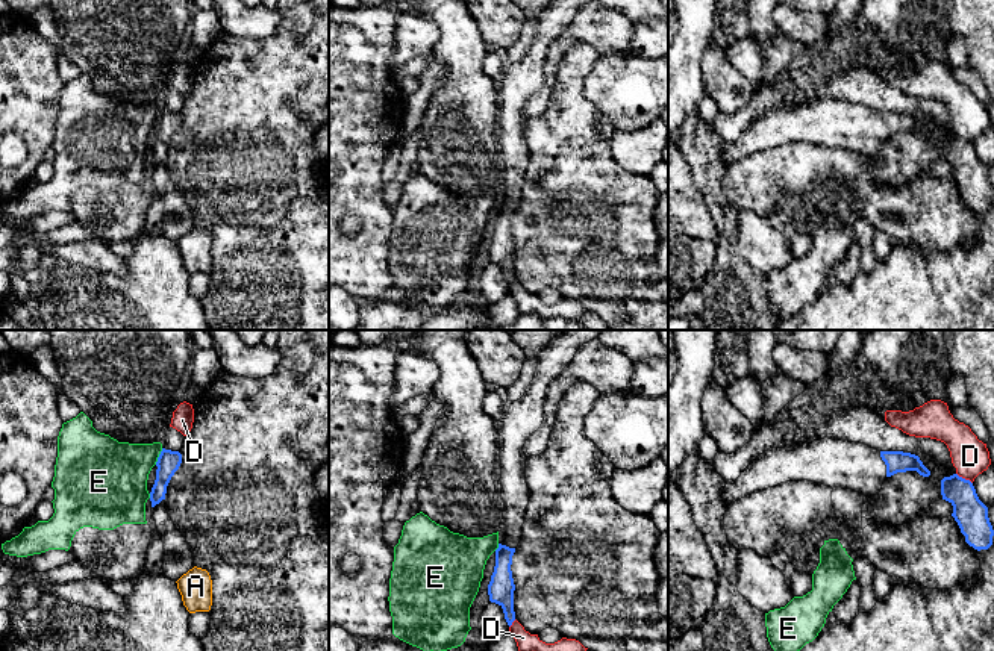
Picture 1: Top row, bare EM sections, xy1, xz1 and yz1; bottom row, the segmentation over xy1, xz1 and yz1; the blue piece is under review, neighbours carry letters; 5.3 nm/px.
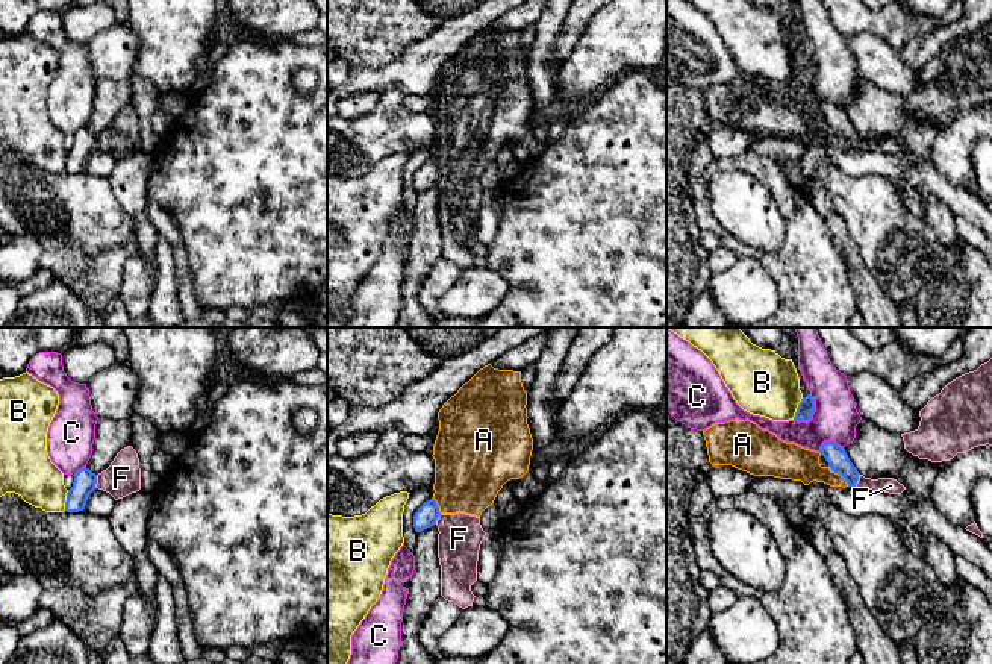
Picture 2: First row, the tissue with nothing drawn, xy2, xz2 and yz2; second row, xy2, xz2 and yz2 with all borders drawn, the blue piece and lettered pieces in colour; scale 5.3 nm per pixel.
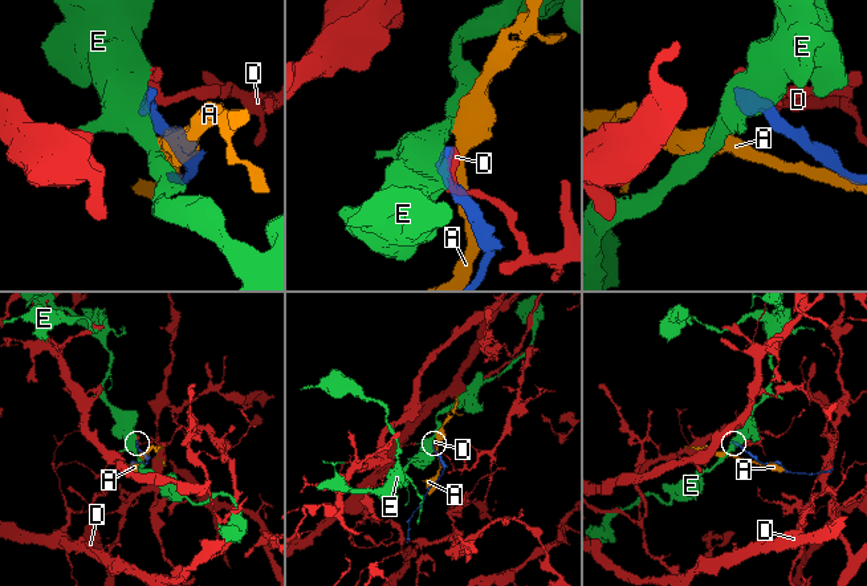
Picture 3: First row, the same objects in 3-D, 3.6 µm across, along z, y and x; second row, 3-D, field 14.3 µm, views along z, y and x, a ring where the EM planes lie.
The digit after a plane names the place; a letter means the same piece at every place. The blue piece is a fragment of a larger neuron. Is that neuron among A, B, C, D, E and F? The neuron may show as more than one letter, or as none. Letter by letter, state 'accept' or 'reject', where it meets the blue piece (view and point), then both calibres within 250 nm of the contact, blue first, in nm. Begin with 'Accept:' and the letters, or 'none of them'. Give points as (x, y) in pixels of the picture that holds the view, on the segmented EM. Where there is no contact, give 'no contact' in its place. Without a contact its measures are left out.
Accept: none of them
A: reject; meets blue in yz2 at (839, 473); 120 nm thick on the blue side, 180 nm on the other
B: reject; meets blue in yz2 at (797, 408); 90 nm thick on the blue side, 340 nm on the other
C: reject; meets blue in yz2 at (812, 414); 90 nm thick on the blue side, 240 nm on the other
D: reject; meets blue in yz1 at (964, 479); 180 nm thick on the blue side, 200 nm on the other
E: reject; meets blue in xy1 at (159, 456); 120 nm thick on the blue side, 340 nm on the other
F: reject; meets blue in xy2 at (96, 481); 120 nm thick on the blue side, 190 nm on the other

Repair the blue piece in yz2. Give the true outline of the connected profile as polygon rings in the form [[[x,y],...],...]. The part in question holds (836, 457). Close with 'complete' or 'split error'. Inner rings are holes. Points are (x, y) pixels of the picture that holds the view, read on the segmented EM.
[[[824,441],[819,453],[825,458],[828,467],[847,481],[848,487],[856,487],[860,473],[850,461],[844,447],[833,441]]] | complete

